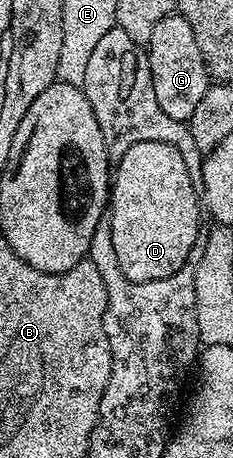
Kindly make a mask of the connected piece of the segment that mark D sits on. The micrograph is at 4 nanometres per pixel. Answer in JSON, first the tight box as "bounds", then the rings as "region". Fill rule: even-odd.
{"bounds":[107,140,201,282],"region":[[[142,140],[141,143],[135,143],[129,147],[129,150],[125,151],[125,155],[116,162],[109,191],[109,214],[107,220],[110,223],[110,230],[113,236],[113,251],[116,252],[117,263],[121,266],[122,274],[125,275],[130,282],[157,282],[161,279],[167,279],[171,275],[176,274],[184,265],[185,259],[189,257],[193,243],[196,242],[196,237],[201,231],[201,225],[199,225],[201,199],[196,182],[194,185],[192,177],[194,177],[192,170],[185,166],[184,157],[179,151],[171,144],[161,143],[155,140]]]}

